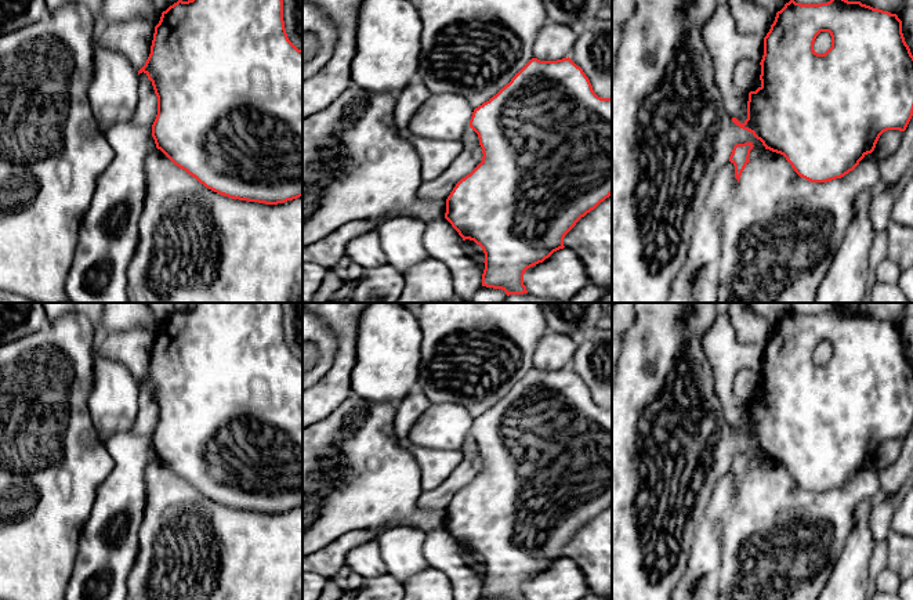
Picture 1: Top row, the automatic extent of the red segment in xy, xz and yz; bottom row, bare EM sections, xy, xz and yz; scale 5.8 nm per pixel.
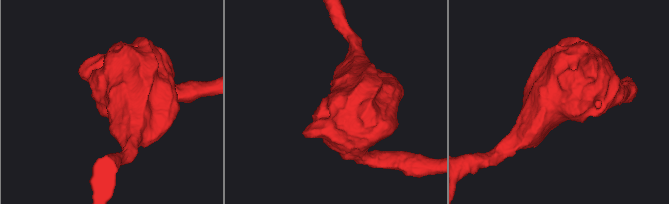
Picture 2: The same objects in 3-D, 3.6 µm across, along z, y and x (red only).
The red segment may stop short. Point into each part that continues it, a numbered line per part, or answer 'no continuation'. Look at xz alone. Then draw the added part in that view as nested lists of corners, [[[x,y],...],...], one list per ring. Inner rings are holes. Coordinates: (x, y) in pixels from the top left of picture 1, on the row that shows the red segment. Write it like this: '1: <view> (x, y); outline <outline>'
no continuation

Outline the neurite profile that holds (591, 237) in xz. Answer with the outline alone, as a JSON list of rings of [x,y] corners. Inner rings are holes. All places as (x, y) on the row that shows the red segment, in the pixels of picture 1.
[[[612,194],[576,223],[564,246],[582,260],[590,283],[612,288]]]

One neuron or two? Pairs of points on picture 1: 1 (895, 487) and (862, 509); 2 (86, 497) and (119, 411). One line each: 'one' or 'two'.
1: two
2: two

